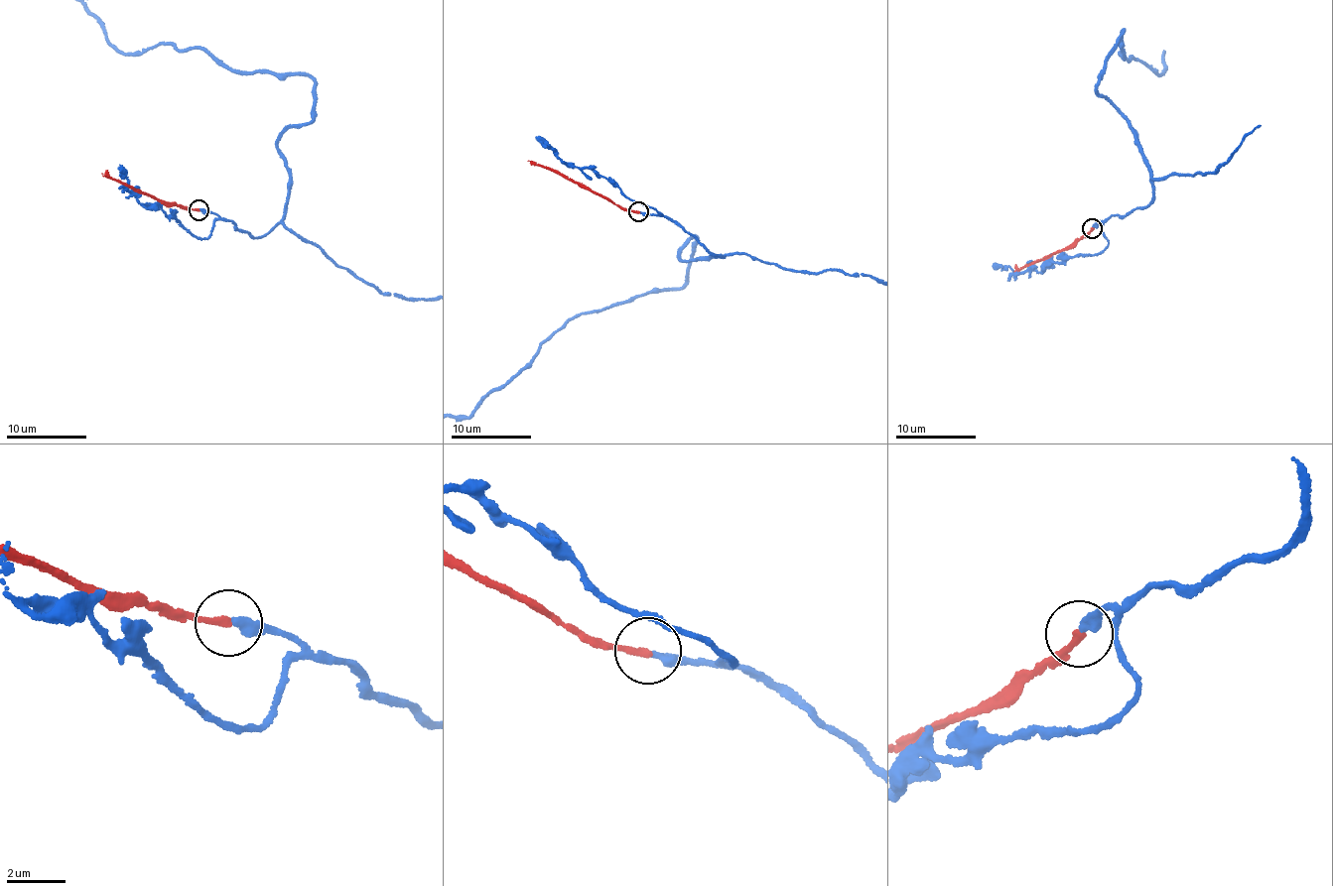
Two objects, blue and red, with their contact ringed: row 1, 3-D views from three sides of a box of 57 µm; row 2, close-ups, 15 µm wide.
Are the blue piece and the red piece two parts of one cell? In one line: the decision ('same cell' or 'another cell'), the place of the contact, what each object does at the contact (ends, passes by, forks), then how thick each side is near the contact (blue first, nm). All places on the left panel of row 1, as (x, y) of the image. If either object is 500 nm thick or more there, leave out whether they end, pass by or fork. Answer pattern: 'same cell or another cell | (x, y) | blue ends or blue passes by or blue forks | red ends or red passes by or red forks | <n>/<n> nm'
same cell | (199, 210) | blue ends | red ends | 320/200 nm

